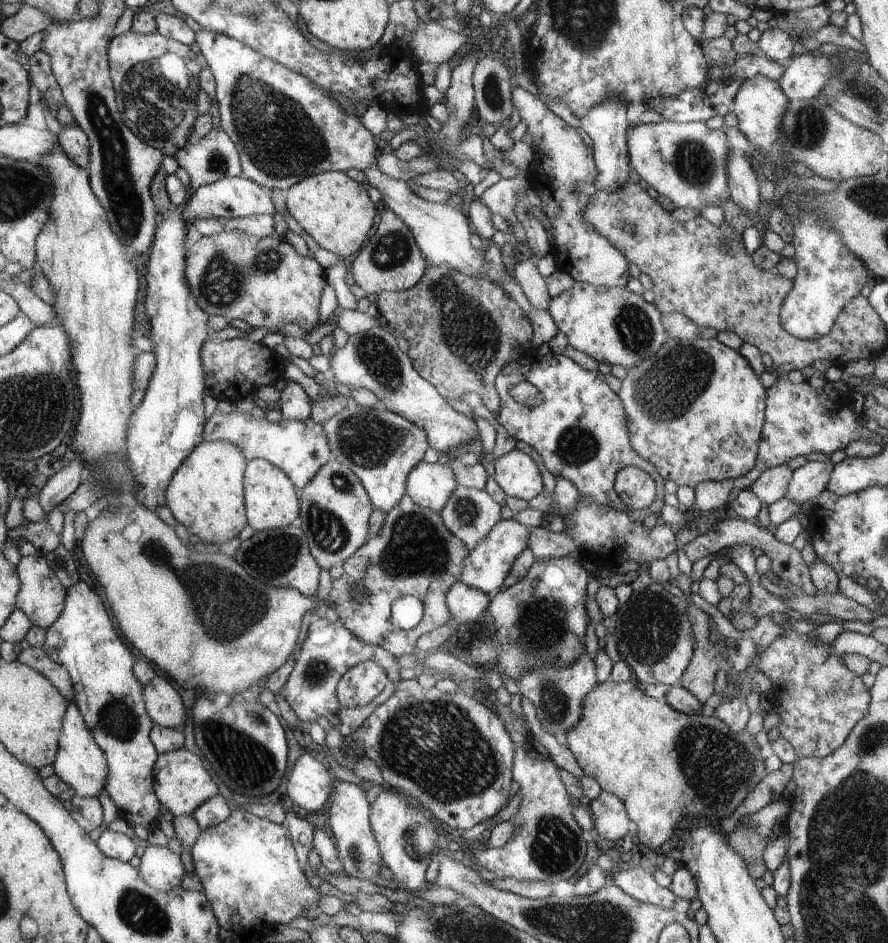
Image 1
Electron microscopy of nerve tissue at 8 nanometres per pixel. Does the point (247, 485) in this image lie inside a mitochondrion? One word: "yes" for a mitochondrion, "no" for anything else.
no

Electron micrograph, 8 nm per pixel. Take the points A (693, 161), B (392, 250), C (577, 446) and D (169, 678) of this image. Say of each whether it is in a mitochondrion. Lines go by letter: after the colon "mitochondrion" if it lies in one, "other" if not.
A: mitochondrion
B: mitochondrion
C: mitochondrion
D: other

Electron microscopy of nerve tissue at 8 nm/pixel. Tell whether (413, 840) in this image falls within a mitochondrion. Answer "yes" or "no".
yes

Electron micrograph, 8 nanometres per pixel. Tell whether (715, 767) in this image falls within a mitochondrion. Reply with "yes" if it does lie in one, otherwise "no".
yes

